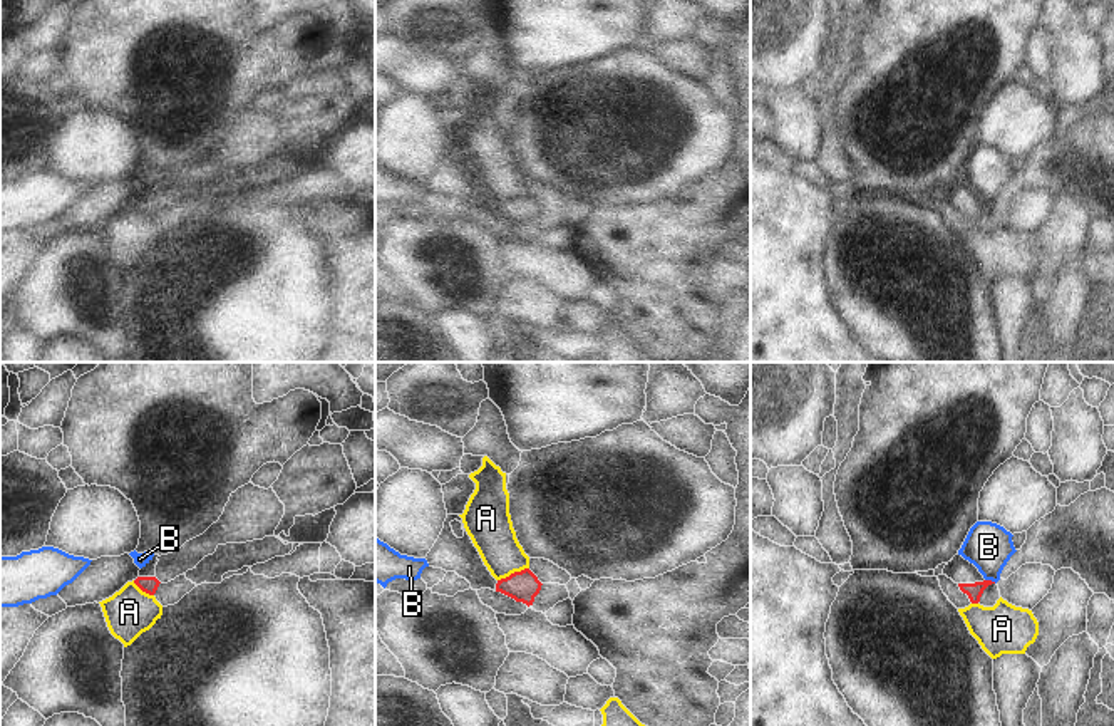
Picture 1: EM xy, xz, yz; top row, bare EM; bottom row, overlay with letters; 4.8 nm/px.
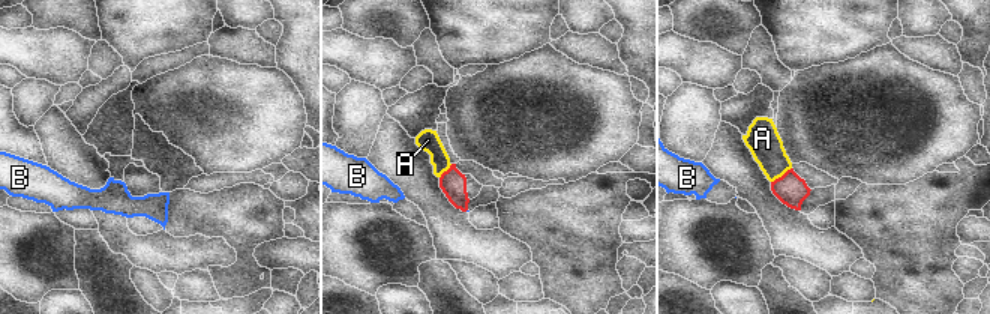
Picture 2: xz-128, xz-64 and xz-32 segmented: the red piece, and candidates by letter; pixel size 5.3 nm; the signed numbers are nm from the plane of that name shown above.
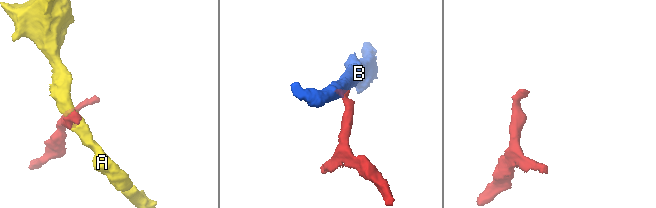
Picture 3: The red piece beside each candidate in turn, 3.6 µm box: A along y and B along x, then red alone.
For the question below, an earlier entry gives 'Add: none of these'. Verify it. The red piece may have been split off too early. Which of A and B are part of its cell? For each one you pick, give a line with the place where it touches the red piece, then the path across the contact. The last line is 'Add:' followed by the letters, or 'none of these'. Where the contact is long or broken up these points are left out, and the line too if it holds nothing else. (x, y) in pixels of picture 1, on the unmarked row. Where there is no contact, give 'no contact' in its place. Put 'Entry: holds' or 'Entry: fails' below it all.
Add: none of these
Entry: holds

